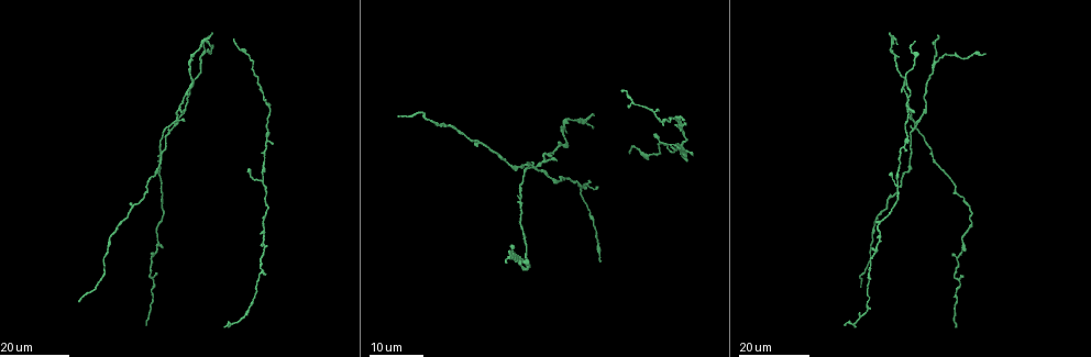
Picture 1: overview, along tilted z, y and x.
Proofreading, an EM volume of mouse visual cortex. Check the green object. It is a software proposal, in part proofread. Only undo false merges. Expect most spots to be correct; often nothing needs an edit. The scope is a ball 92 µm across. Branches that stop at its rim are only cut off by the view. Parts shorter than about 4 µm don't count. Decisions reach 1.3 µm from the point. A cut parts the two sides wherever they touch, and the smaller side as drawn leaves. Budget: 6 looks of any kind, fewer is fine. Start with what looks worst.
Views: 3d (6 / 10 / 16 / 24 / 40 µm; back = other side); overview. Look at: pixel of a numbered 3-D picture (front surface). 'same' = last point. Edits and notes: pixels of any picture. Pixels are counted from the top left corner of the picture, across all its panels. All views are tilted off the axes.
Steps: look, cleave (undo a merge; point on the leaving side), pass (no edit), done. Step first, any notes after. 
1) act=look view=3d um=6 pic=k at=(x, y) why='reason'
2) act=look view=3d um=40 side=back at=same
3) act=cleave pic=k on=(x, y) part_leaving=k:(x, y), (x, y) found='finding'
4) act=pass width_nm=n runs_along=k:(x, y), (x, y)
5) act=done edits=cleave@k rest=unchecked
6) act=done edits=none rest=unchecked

act=look view=3d um=24 pic=1 at=(170, 125) why='four arms meet'

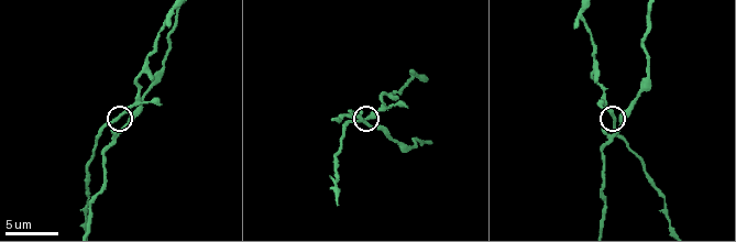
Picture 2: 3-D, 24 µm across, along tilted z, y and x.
act=look view=3d um=6 pic=2 at=(114, 122) why='zoom in'

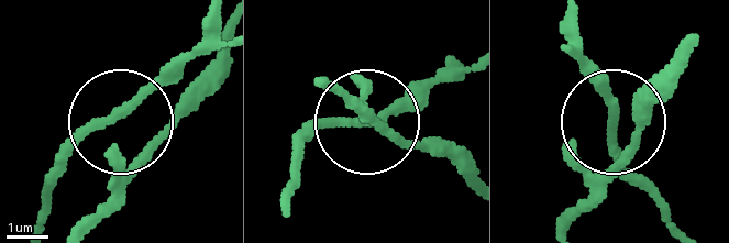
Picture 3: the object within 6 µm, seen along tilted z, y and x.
act=pass runs_along=3:(573, 25), (580, 64), (625, 155), (603, 201) found='all the same neuron'

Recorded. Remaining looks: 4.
act=look view=3d um=24 pic=1 at=(678, 147) why='three-way junction'

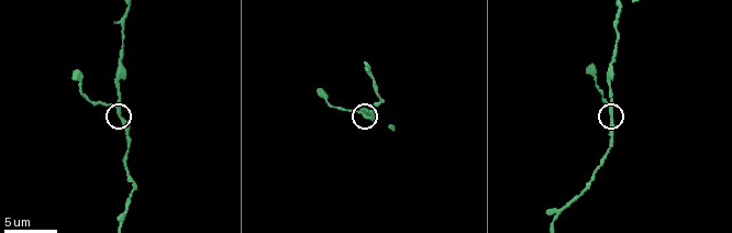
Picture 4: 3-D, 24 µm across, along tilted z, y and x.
act=look view=3d um=6 pic=4 at=(118, 106)

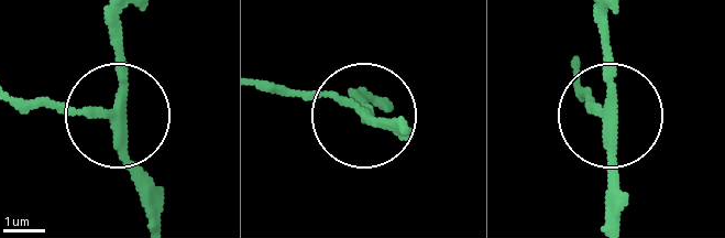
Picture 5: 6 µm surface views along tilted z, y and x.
act=pass runs_along=5:(118, 20), (114, 109), (28, 105) found='all the same neuron'

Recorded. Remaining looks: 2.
act=look view=3d um=24 pic=1 at=(876, 251) why='four-way junction'

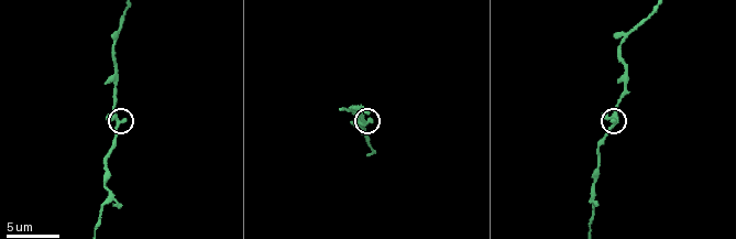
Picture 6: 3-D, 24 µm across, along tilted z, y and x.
act=look view=3d um=10 pic=6 at=(119, 123) why='zoom in'

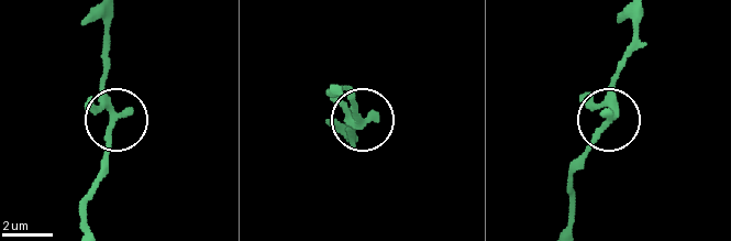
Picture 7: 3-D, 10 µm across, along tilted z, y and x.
act=pass arms=4 runs_along=7:(639, 17), (639, 42), (617, 79), (609, 118), (571, 165) found='one neuron here'

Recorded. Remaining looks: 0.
act=done edits=none rest=unchecked

